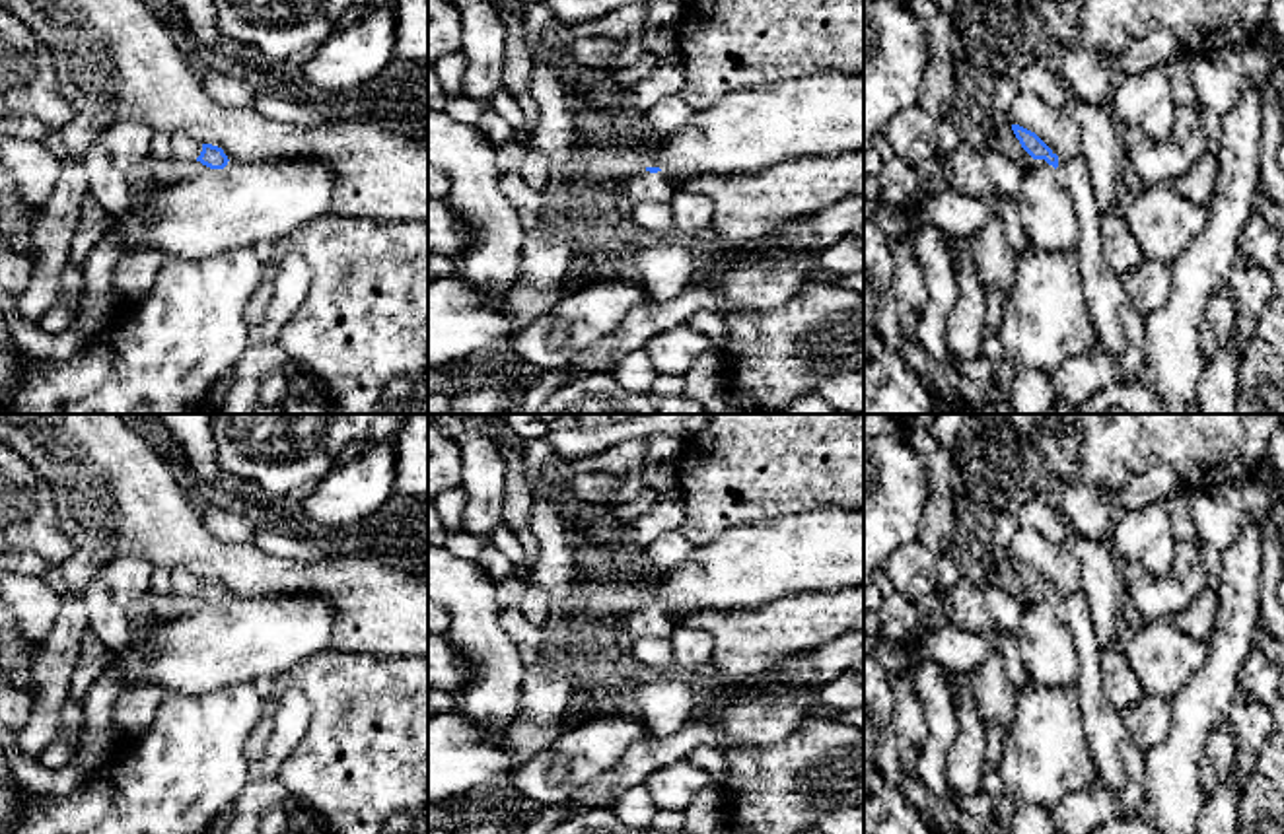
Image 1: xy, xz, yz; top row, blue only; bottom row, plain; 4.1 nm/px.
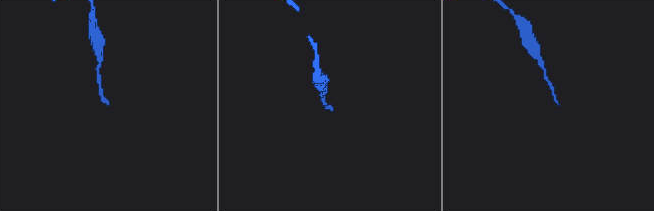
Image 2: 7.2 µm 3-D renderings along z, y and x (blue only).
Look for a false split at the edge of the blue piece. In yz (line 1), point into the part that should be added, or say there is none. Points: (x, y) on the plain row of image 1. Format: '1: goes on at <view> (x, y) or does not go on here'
1: goes on at yz (1047, 648)

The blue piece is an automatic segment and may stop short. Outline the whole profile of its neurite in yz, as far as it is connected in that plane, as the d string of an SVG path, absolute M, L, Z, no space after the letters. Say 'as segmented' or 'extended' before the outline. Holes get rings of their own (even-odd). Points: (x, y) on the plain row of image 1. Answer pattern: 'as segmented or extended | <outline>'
extended | M1012 560L1021 583L1033 593L1012 632L1029 680L1049 688L1076 684L1080 677L1074 636L1056 610L1058 591L1031 566Z

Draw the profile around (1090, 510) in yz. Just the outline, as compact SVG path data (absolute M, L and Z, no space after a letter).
M1060 480L1060 513L1074 537L1107 542L1119 513L1117 496L1103 486Z

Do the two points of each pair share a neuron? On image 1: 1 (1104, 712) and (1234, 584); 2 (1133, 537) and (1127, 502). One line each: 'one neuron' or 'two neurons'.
1: two neurons
2: two neurons

